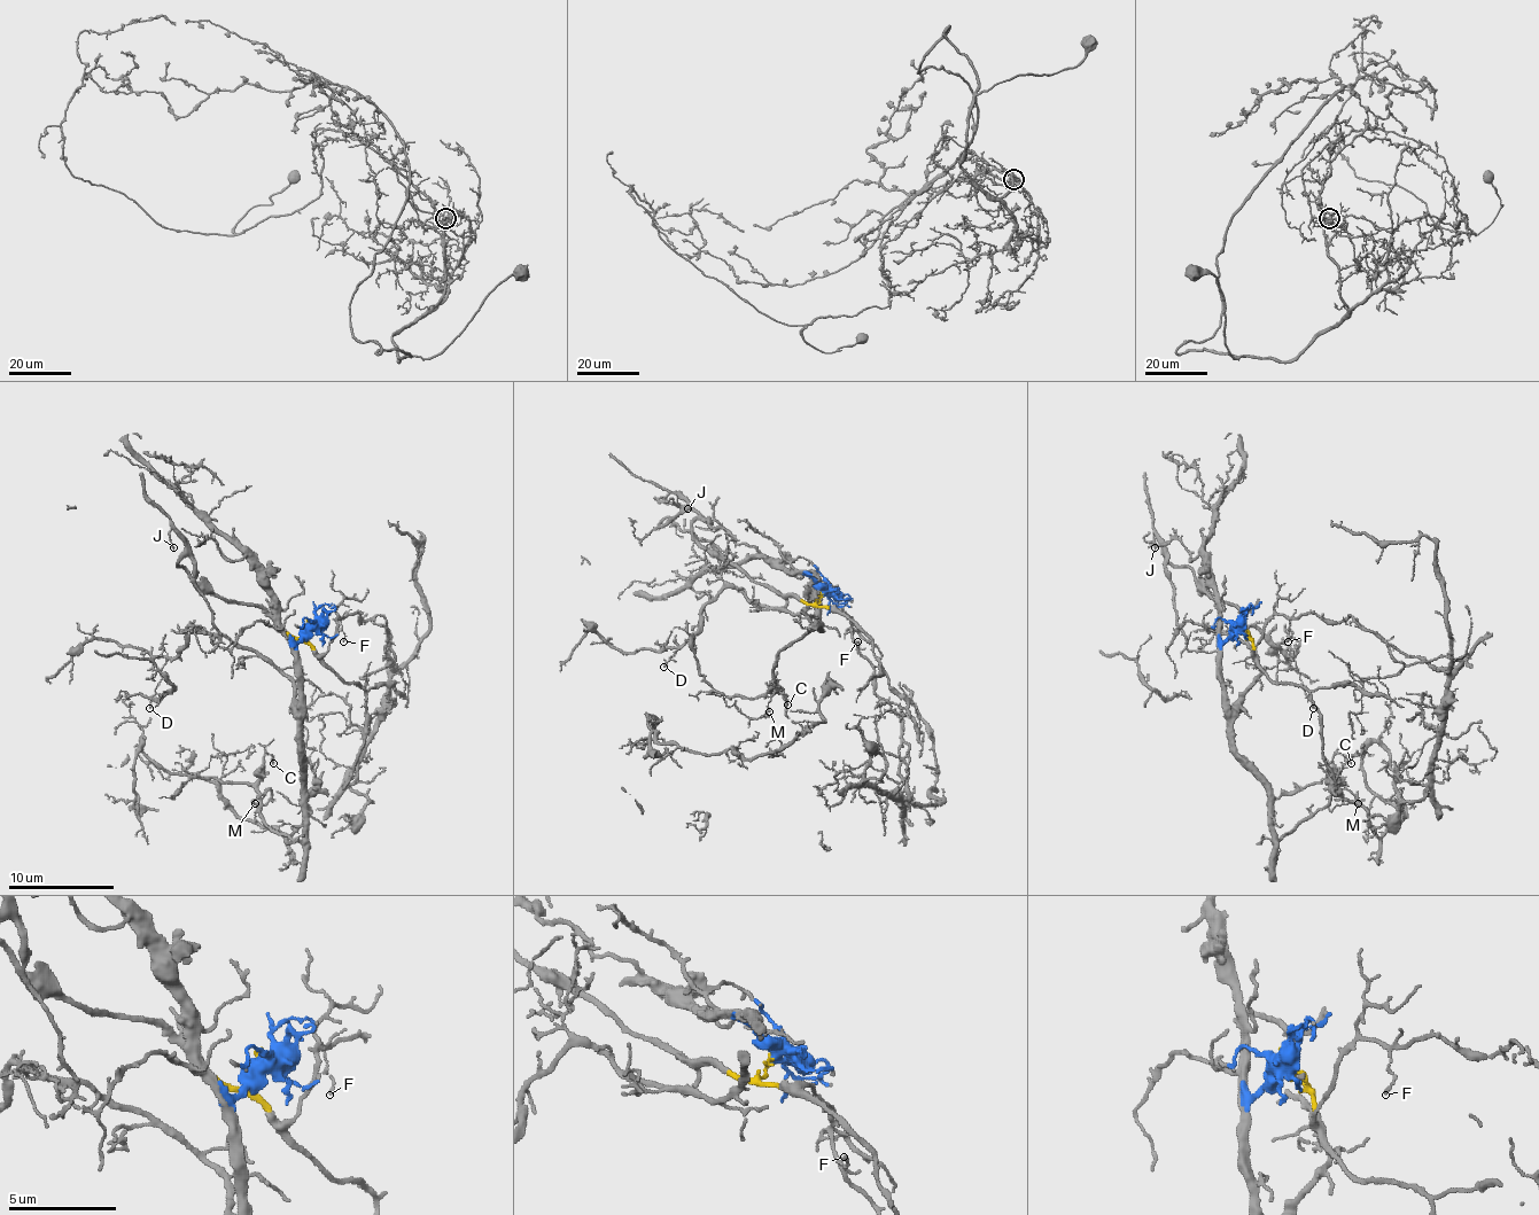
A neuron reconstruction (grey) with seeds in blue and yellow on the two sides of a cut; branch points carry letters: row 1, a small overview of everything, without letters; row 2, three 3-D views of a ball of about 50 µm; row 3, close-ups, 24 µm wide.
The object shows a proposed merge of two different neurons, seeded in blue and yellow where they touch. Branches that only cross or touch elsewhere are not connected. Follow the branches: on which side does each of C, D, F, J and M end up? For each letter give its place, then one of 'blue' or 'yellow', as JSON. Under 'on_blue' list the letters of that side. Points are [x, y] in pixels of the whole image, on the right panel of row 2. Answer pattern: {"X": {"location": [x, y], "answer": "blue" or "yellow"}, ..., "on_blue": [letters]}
{"C": {"location": [1351, 763], "answer": "blue"}, "D": {"location": [1313, 708], "answer": "blue"}, "F": {"location": [1288, 641], "answer": "yellow"}, "J": {"location": [1155, 547], "answer": "yellow"}, "M": {"location": [1358, 803], "answer": "blue"}, "on_blue": ["C", "D", "M"]}

